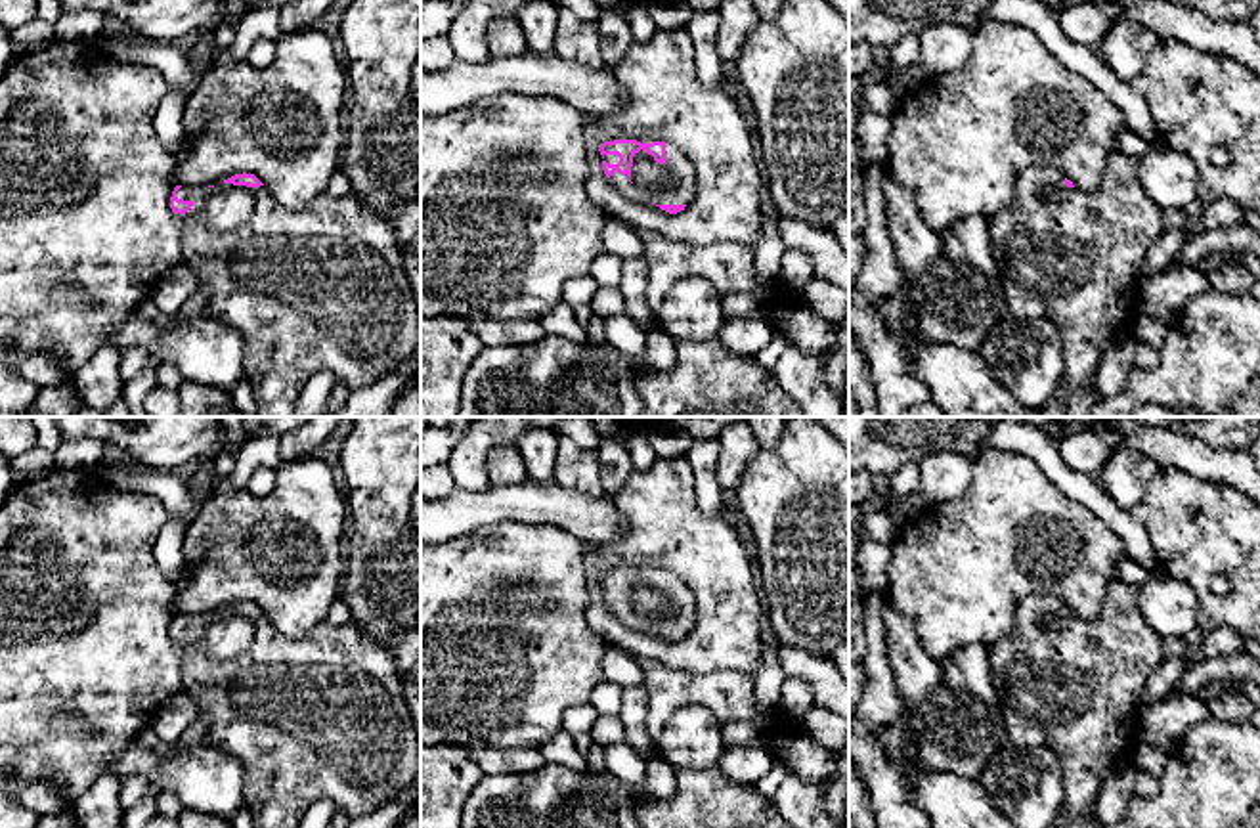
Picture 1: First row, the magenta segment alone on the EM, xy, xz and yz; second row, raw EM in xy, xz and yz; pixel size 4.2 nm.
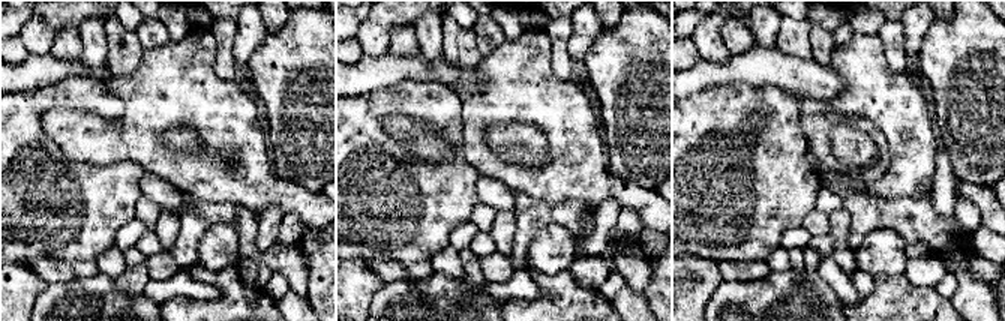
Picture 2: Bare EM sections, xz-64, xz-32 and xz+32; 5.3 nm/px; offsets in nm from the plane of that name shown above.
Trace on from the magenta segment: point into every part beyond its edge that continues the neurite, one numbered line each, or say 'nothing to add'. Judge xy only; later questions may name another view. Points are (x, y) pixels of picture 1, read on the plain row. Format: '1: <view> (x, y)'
1: xy (197, 622)

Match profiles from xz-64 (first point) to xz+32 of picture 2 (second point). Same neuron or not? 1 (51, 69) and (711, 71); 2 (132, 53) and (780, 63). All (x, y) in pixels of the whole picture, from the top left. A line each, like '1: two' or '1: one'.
1: one
2: two

